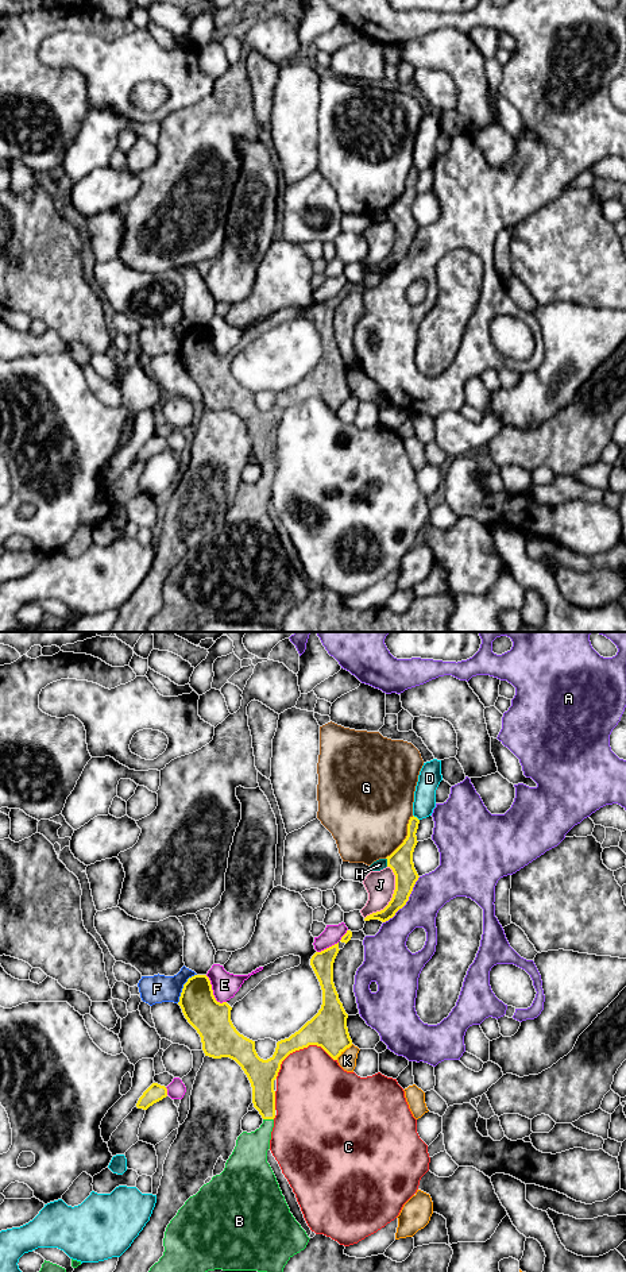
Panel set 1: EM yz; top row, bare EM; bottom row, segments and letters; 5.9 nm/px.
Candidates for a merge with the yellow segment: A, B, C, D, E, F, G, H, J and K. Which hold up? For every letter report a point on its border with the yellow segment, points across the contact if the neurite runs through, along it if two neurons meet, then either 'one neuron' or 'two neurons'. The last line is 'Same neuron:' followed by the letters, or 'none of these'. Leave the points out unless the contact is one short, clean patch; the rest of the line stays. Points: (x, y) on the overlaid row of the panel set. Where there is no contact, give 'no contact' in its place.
A: contact yz (408, 899); two neurons
B: contact yz (269, 1118); way yz (262, 1078), (263, 1101), (269, 1118), (250, 1155); one neuron
C: contact yz (301, 1048); two neurons
D: contact yz (416, 817); two neurons
E: contact yz (212, 993); two neurons
F: contact yz (184, 987); two neurons
G: contact yz (406, 837); two neurons
H: contact yz (387, 862); two neurons
J: contact yz (393, 897); two neurons
K: contact yz (344, 1049); two neurons
Same neuron: B

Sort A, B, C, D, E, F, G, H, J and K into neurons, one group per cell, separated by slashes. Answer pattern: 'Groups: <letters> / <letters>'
Groups: A / B / C / D / E / F / G / H / J / K

